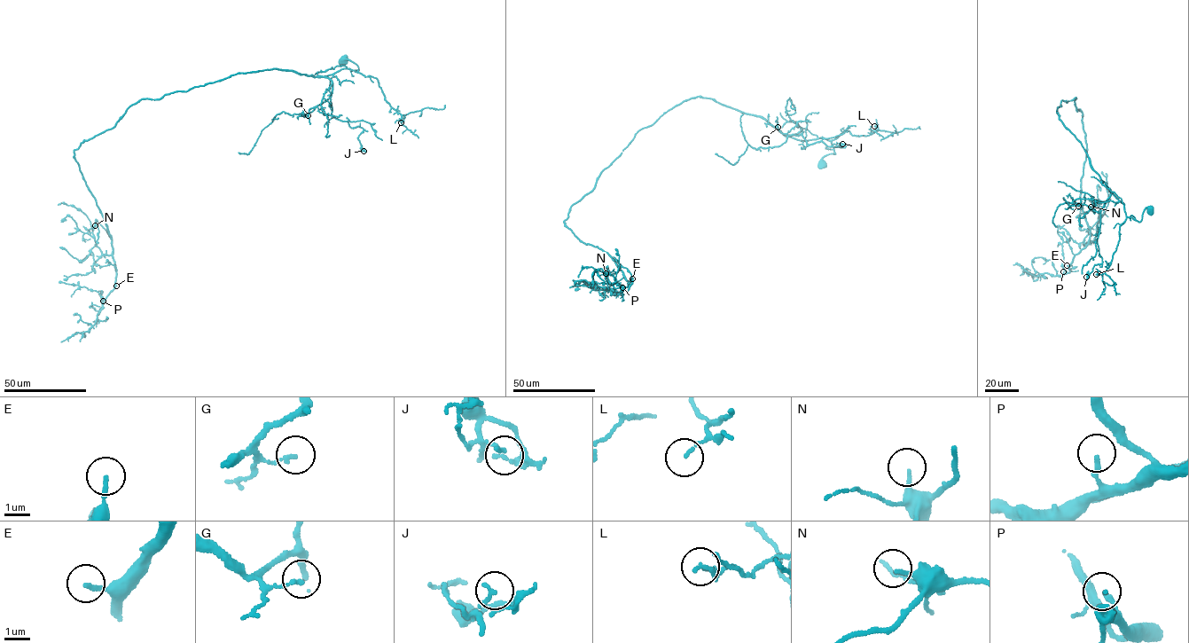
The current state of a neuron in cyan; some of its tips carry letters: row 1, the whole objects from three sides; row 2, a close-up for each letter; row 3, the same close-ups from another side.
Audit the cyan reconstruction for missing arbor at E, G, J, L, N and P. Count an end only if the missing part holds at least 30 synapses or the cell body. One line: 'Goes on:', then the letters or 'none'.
Goes on: E

